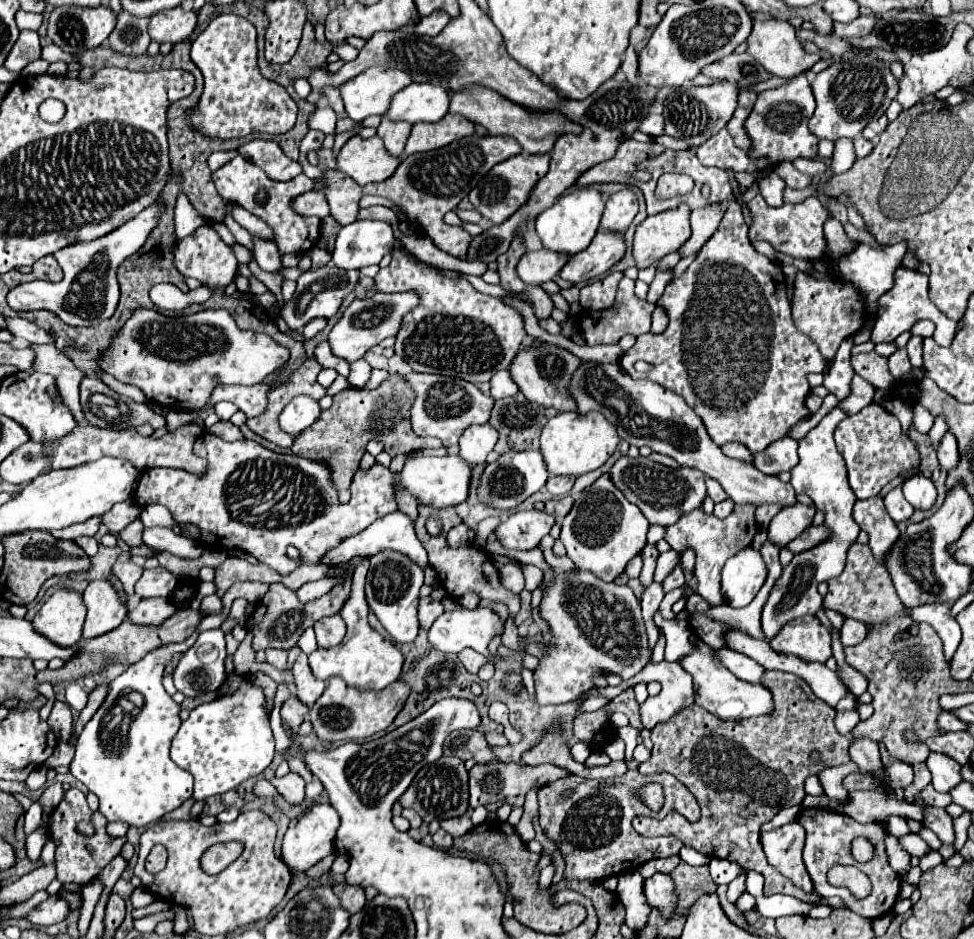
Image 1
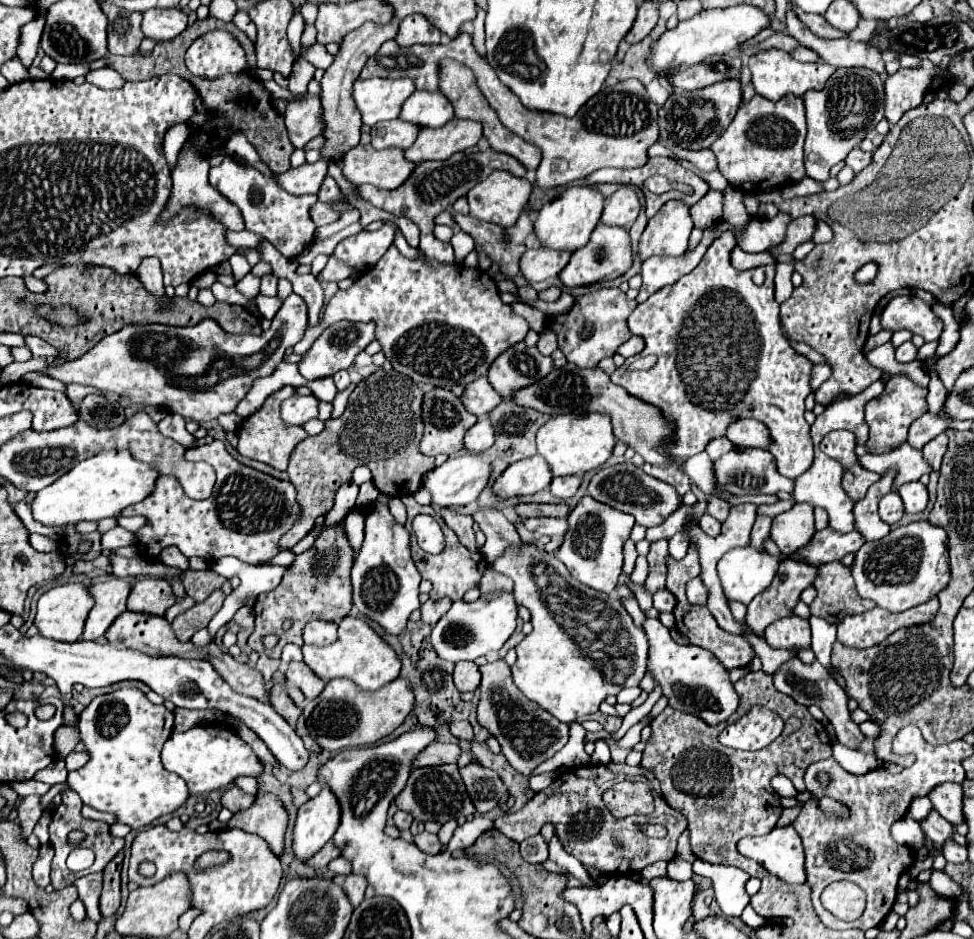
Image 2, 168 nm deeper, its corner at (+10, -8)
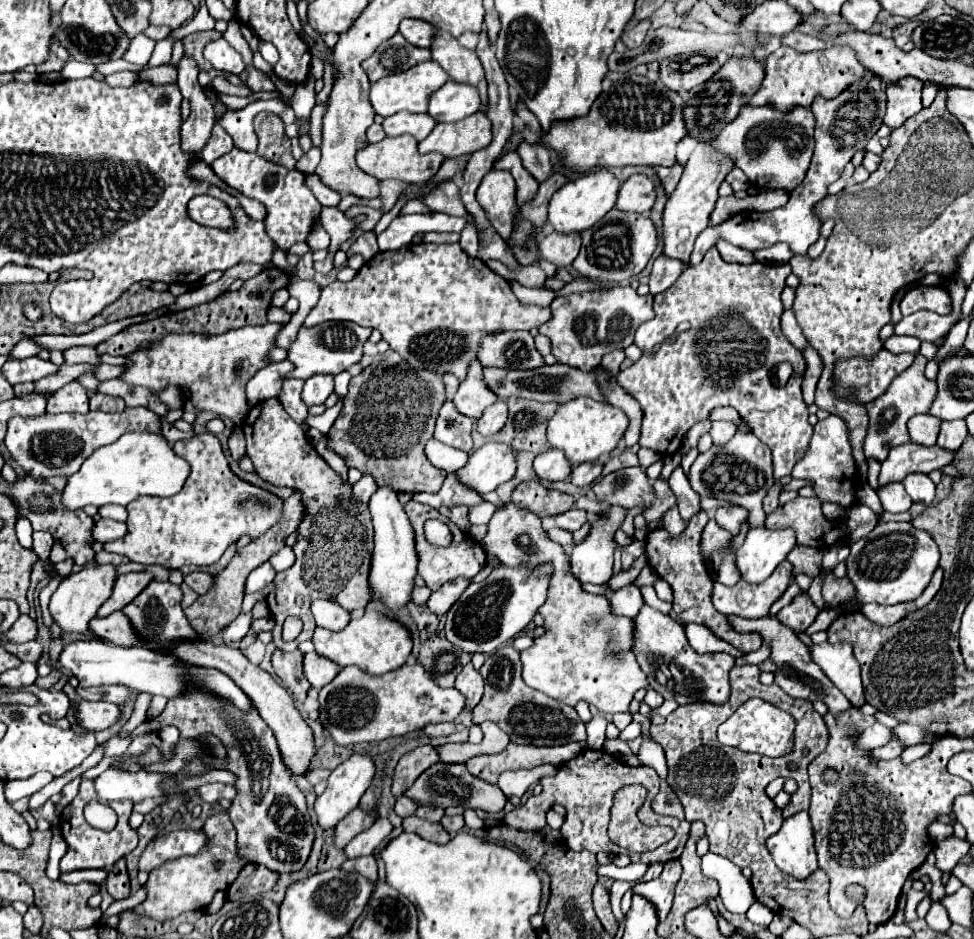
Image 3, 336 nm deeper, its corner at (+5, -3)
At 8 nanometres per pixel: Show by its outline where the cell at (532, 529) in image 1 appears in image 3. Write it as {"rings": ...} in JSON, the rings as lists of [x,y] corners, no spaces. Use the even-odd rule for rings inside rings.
{"rings":[[[571,508],[571,510],[563,512],[563,514],[557,514],[553,520],[555,520],[555,526],[573,532],[573,530],[579,530],[587,522],[587,512]]]}

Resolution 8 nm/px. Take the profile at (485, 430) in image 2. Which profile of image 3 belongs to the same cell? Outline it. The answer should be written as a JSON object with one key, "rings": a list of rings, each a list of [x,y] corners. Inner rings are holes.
{"rings":[[[499,400],[493,406],[489,406],[483,412],[483,416],[477,420],[477,430],[483,436],[493,436],[503,428],[505,420],[507,420],[507,406],[505,406],[505,402]]]}

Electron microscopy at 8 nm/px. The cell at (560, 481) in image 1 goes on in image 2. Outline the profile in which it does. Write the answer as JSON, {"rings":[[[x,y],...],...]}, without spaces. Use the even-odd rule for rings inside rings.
{"rings":[[[572,475],[572,477],[554,477],[552,483],[550,483],[550,491],[560,497],[560,499],[568,499],[572,497],[578,487],[582,483],[582,477],[580,475]]]}

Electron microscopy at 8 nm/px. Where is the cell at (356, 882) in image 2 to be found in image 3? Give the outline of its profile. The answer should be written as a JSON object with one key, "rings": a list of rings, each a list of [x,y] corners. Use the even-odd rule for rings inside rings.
{"rings":[[[373,856],[357,858],[357,860],[353,860],[353,864],[355,864],[355,872],[359,872],[361,876],[365,876],[371,882],[377,880],[377,862]]]}

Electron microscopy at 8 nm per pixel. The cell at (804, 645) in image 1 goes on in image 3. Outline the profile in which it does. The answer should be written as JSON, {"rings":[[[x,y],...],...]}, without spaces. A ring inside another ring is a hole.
{"rings":[[[803,592],[801,596],[797,596],[797,600],[793,600],[793,604],[785,606],[777,614],[777,620],[781,624],[785,624],[787,628],[791,628],[795,634],[799,634],[799,632],[805,632],[813,624],[817,614],[819,614],[819,610],[813,606],[807,592]]]}

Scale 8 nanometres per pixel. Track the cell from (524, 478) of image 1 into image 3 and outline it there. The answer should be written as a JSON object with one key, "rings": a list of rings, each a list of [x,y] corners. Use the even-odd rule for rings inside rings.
{"rings":[[[547,450],[543,454],[539,454],[533,460],[533,470],[537,474],[539,480],[545,482],[555,482],[555,480],[567,480],[569,472],[571,472],[571,464],[565,460],[565,456],[557,450]]]}

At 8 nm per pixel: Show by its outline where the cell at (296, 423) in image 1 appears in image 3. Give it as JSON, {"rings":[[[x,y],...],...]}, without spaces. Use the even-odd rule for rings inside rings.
{"rings":[[[313,376],[309,380],[305,380],[305,388],[301,394],[301,400],[305,402],[305,406],[319,406],[325,404],[325,400],[329,398],[329,394],[333,392],[333,376]]]}

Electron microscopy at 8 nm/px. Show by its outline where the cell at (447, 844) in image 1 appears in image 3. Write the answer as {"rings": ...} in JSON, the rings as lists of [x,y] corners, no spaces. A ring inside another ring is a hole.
{"rings":[[[409,816],[403,820],[403,830],[405,832],[413,832],[413,834],[419,834],[421,838],[429,840],[429,842],[435,842],[435,844],[447,844],[451,840],[449,832],[441,826],[441,824],[433,824],[433,822],[427,822],[427,820],[421,820],[417,816]]]}

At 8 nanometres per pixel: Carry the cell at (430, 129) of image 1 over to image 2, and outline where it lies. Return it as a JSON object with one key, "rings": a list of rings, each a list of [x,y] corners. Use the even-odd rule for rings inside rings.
{"rings":[[[452,119],[444,127],[428,129],[422,127],[418,139],[412,147],[404,151],[406,159],[412,163],[432,161],[432,159],[448,159],[458,151],[466,151],[474,147],[482,137],[482,125],[478,121],[468,119]]]}

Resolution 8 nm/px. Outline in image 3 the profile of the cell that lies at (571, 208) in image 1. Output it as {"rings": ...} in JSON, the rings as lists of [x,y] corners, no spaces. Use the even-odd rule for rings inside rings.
{"rings":[[[597,170],[579,176],[573,182],[563,184],[551,198],[549,202],[549,222],[555,228],[555,232],[561,234],[573,234],[573,232],[583,232],[591,228],[595,222],[599,222],[613,206],[617,200],[617,190],[619,190],[619,180],[609,172],[609,170]]]}

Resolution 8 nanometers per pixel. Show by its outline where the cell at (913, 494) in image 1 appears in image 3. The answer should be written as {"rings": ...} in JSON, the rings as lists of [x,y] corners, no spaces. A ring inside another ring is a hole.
{"rings":[[[909,474],[905,480],[905,490],[913,502],[931,504],[935,498],[935,484],[927,474]]]}

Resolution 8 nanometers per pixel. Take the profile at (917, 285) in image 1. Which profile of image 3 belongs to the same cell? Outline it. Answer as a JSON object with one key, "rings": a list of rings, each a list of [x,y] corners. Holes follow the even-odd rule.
{"rings":[[[919,284],[919,286],[911,288],[901,300],[903,316],[909,316],[917,310],[931,310],[937,314],[949,314],[951,312],[951,298],[949,298],[947,290],[941,286]]]}

